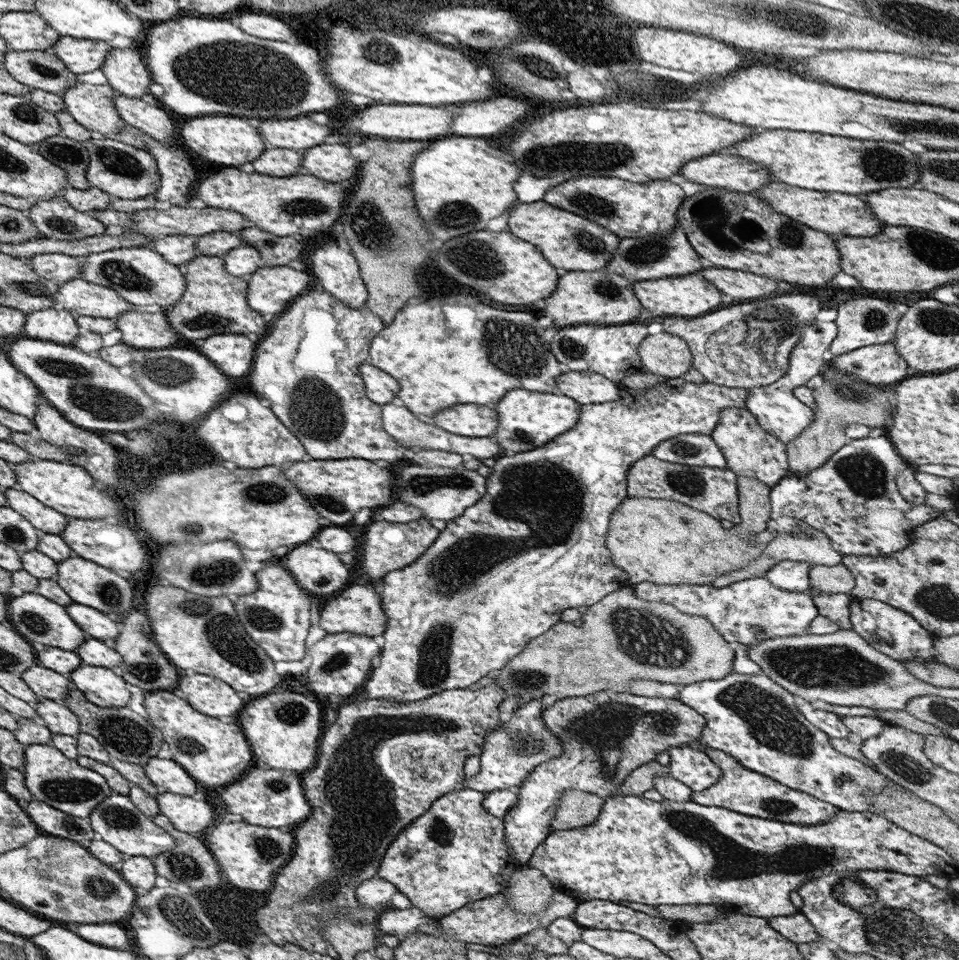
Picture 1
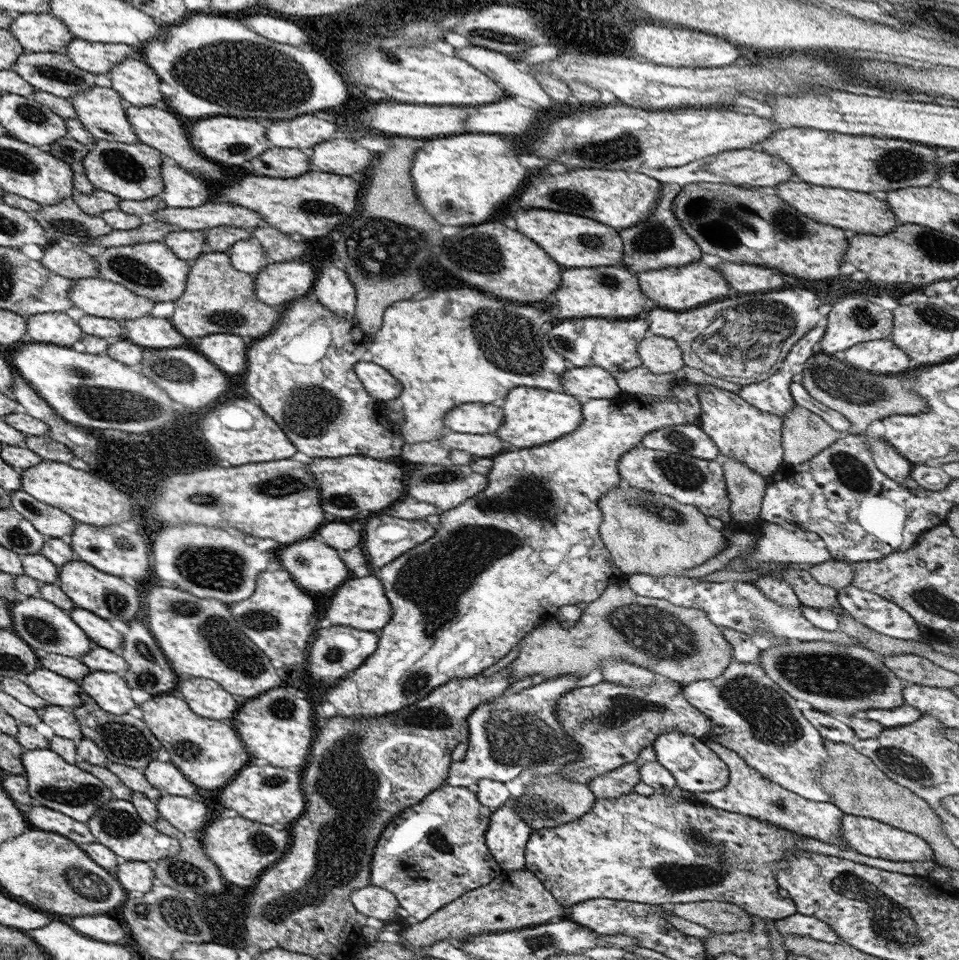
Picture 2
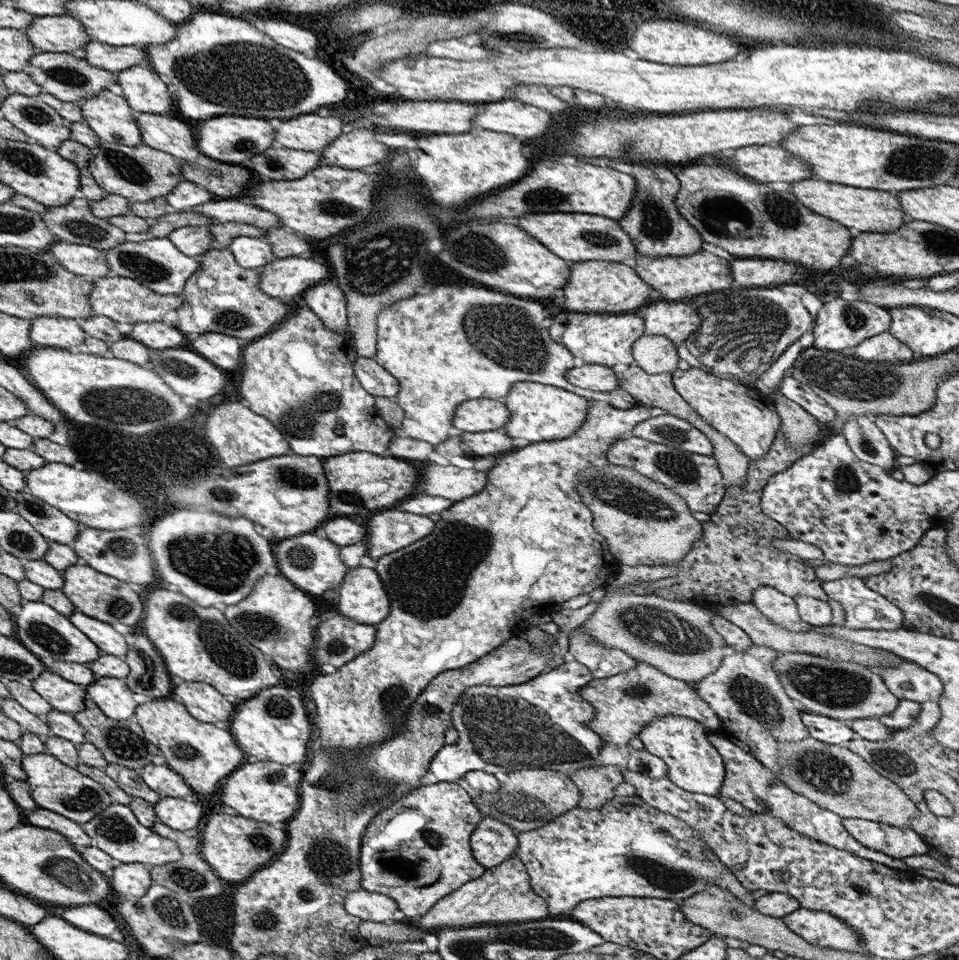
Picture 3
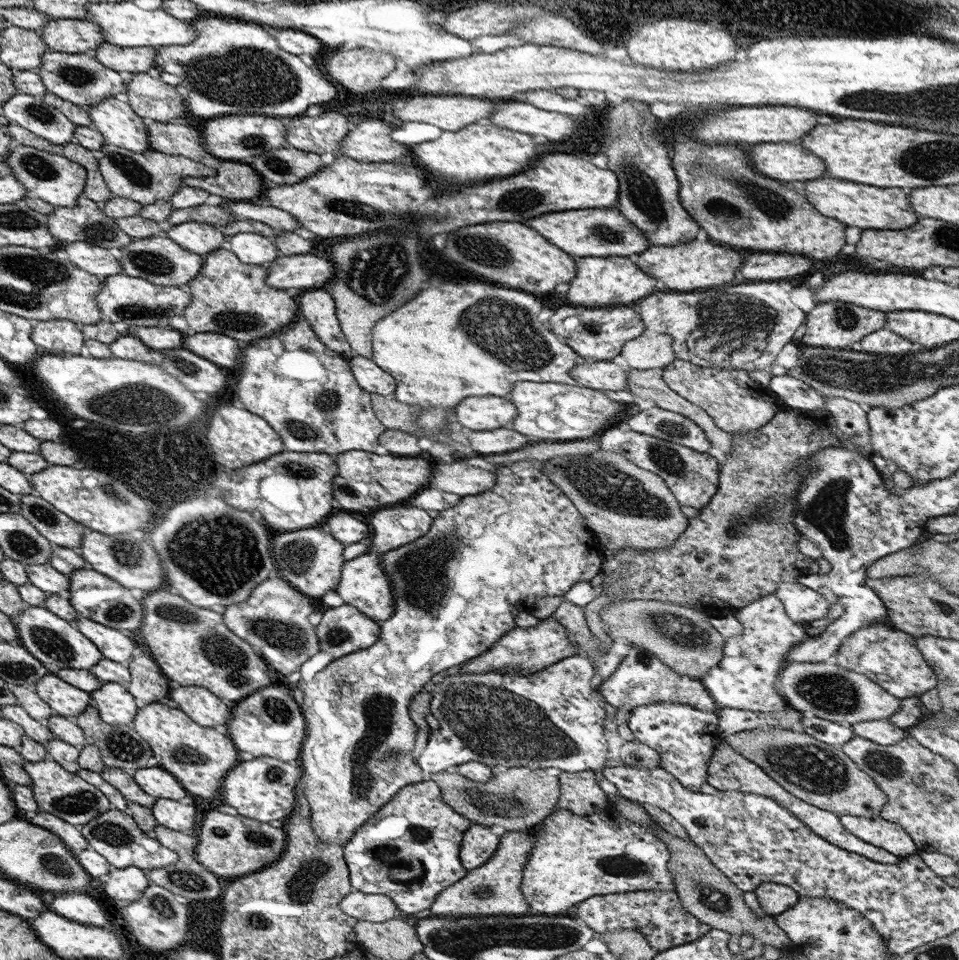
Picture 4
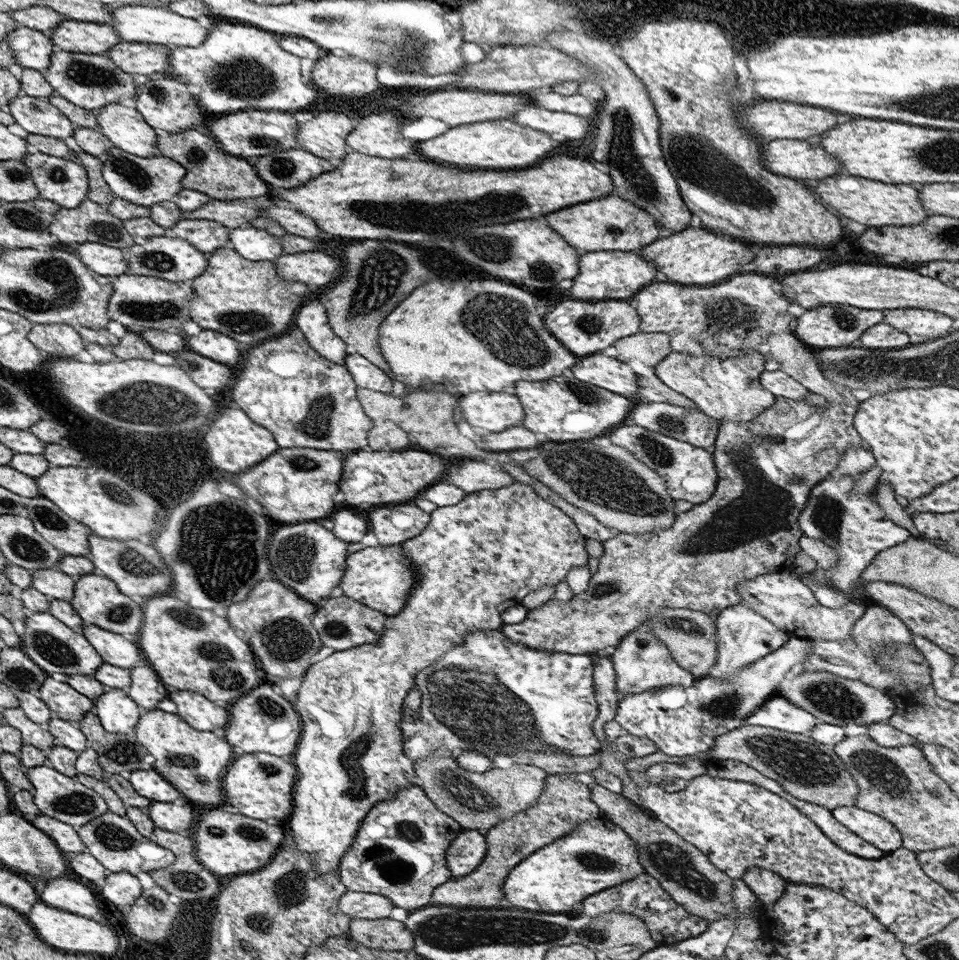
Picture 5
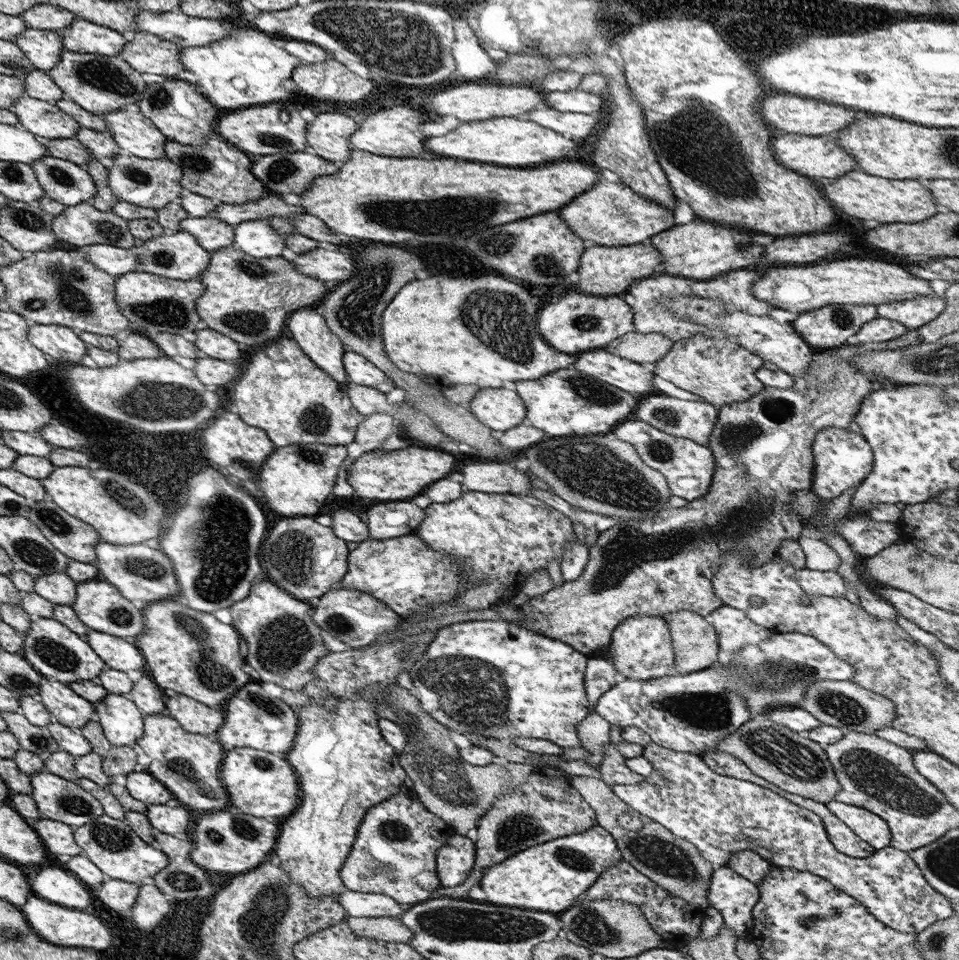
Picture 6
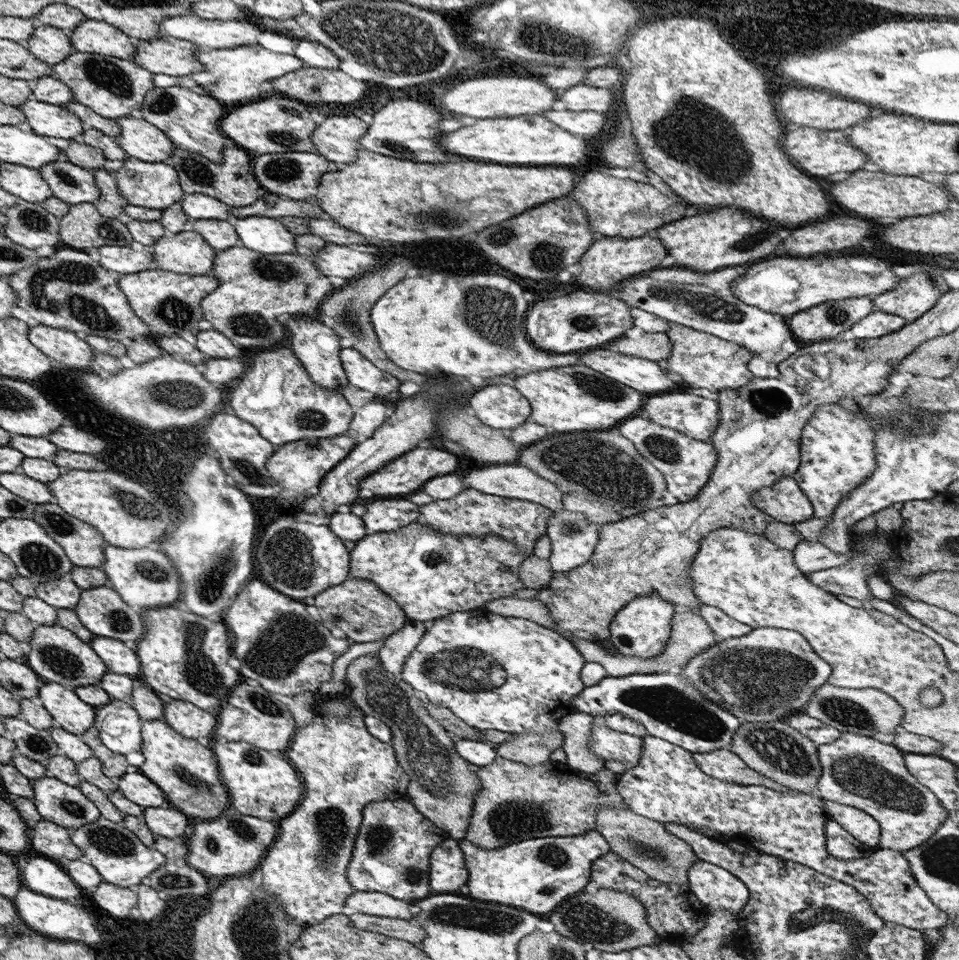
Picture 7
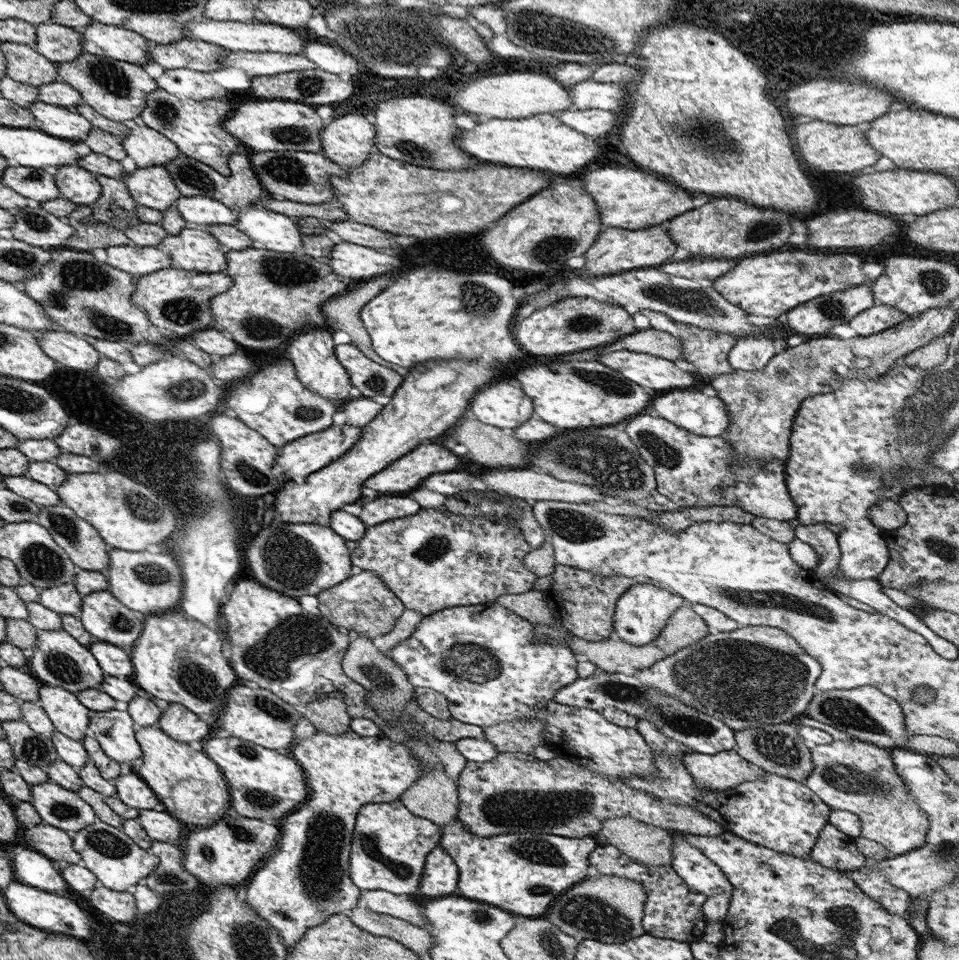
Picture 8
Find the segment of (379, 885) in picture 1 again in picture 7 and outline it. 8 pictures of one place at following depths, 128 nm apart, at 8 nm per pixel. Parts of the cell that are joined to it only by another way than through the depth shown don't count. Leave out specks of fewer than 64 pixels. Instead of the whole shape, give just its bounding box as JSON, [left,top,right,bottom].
[342,891,414,921]

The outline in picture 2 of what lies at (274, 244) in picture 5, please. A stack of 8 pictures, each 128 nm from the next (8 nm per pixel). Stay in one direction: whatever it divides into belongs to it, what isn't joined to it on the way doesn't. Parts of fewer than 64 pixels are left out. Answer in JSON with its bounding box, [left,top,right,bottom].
[227,239,269,275]

